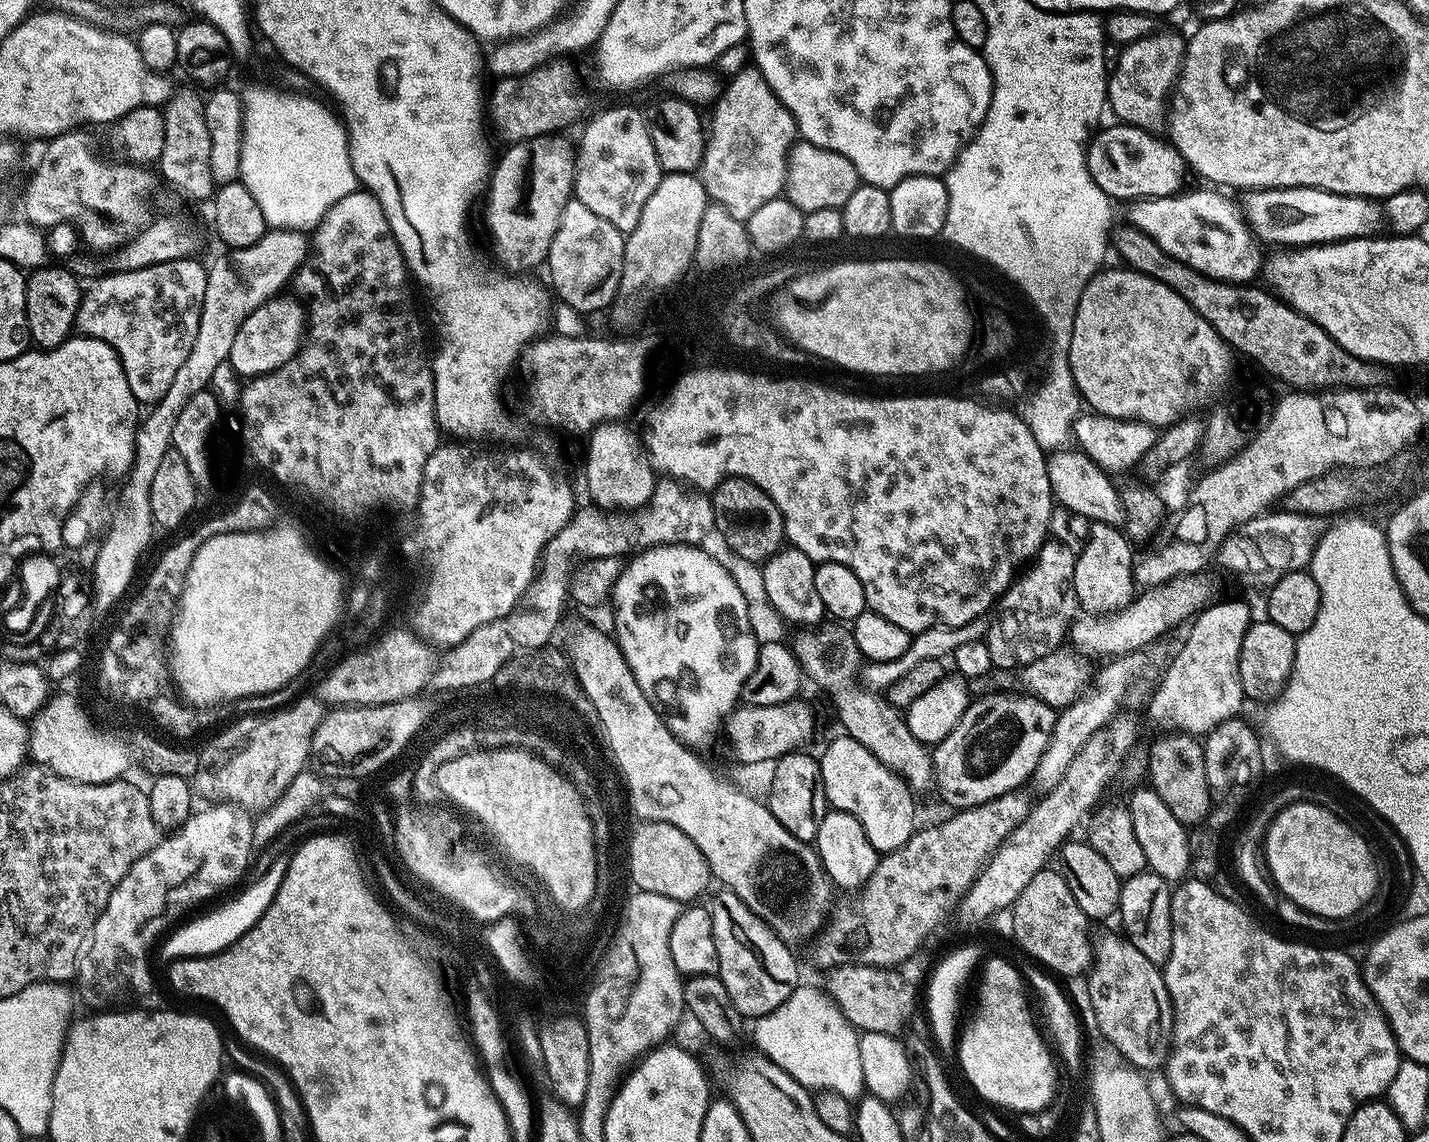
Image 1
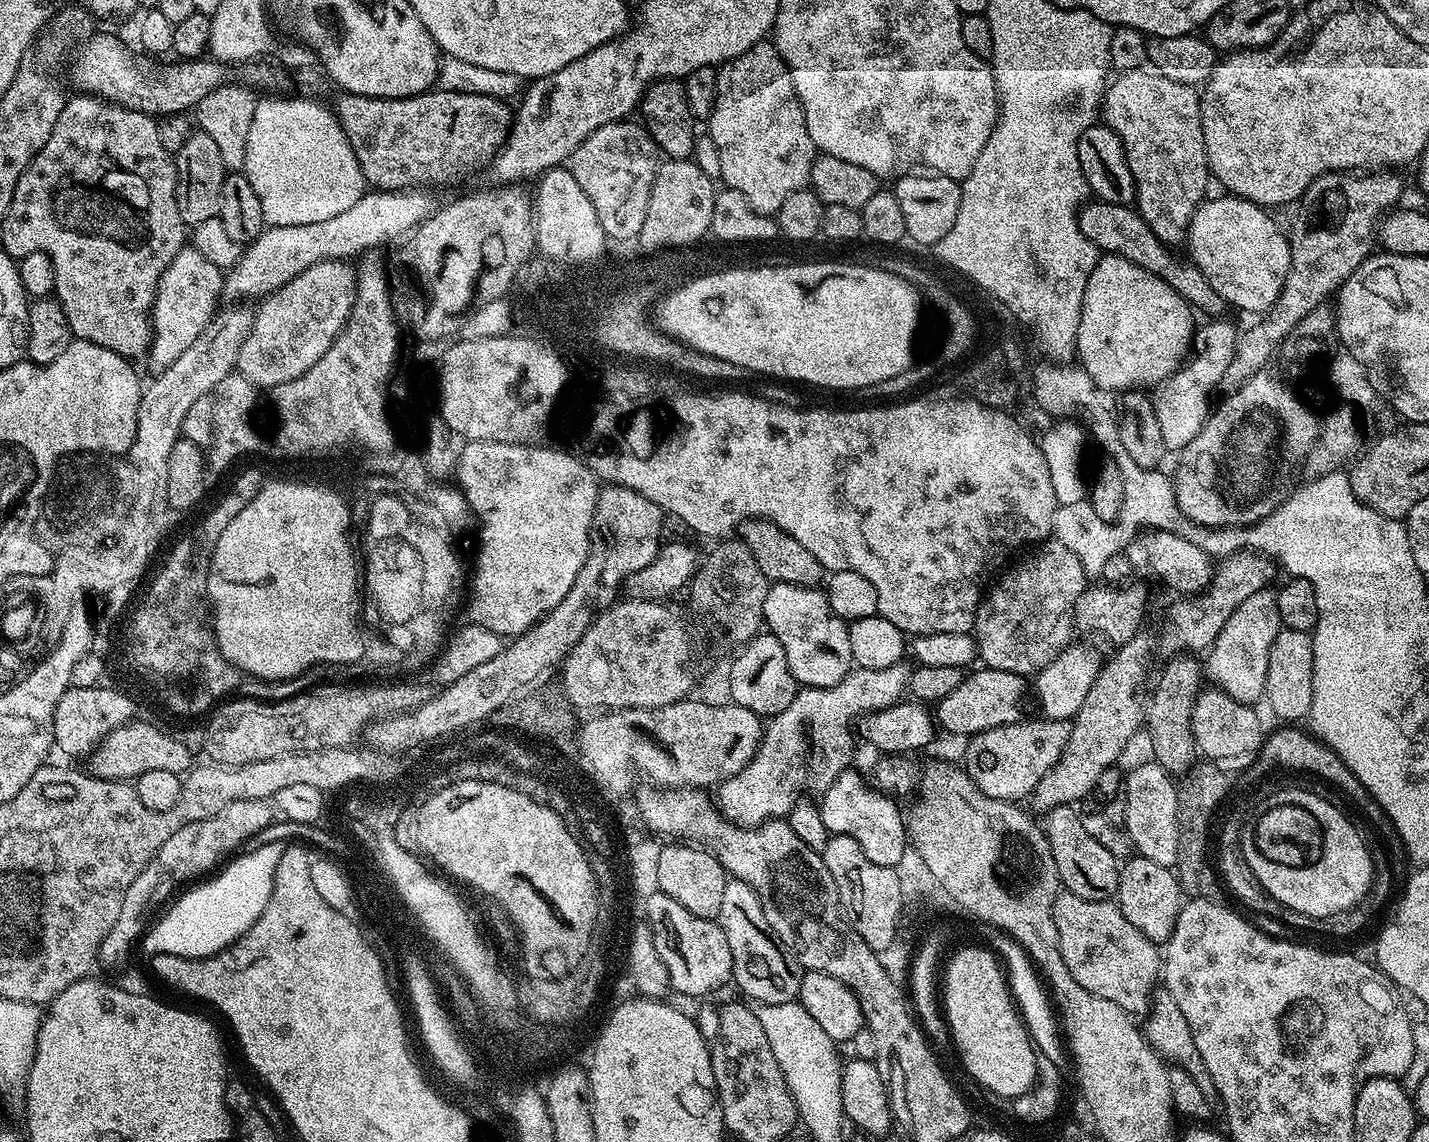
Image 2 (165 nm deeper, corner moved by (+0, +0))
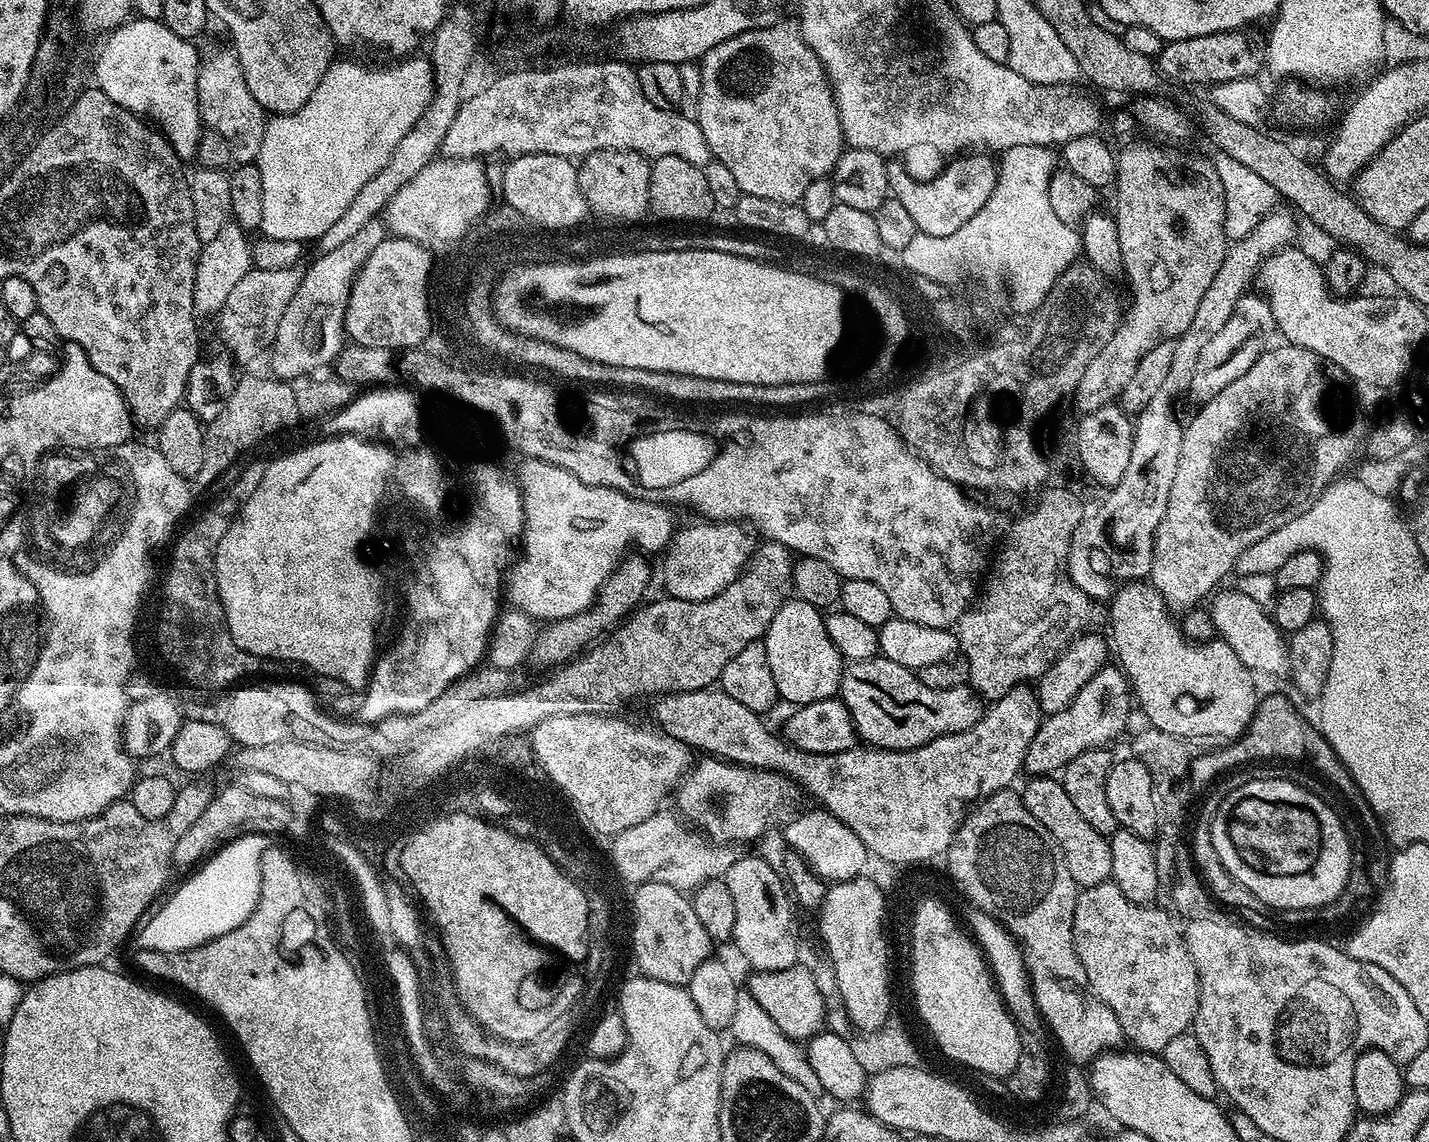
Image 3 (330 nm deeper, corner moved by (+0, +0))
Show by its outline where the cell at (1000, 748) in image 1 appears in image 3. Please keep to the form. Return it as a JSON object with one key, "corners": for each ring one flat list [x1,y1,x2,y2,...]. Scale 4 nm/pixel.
{"corners":[[1105,666,1078,690,1078,694,1062,710,1045,715,1040,721,1040,729,1034,734,1030,746,1026,750,1023,771,1029,777,1050,776,1059,773,1070,762,1070,758,1078,758,1091,748,1102,748,1111,745,1111,740,1116,740,1128,728,1128,715,1134,712,1134,697,1128,682,1128,677,1116,666]]}

